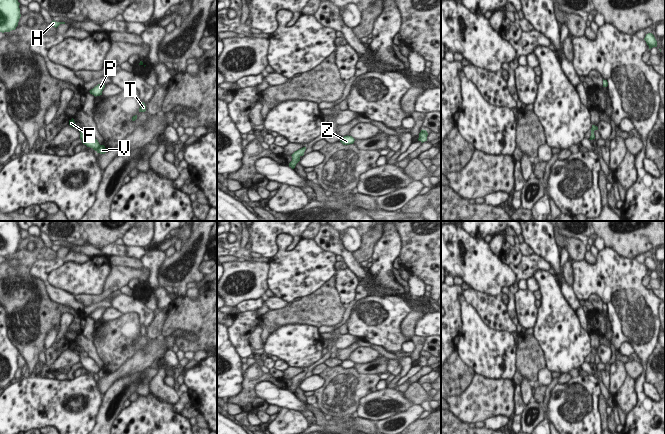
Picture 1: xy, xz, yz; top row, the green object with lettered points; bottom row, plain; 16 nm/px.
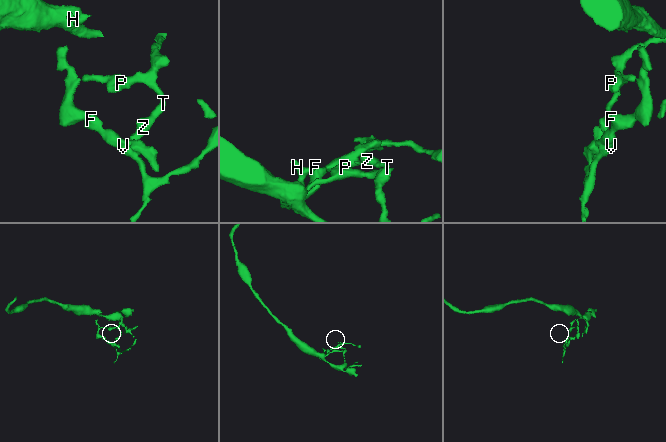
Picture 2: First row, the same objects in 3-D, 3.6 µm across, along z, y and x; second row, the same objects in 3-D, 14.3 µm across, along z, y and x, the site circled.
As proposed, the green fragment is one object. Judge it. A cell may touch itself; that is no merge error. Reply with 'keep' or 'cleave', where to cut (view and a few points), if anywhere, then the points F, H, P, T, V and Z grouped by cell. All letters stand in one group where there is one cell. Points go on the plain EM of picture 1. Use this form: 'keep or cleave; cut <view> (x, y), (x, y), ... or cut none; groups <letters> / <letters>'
keep; cut none; groups F H P T V Z

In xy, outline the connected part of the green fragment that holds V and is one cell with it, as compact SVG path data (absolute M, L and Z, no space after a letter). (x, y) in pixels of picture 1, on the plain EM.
M78 352L80 356L80 363L82 364L82 367L86 369L87 371L92 372L97 377L105 378L107 375L104 369L100 369L98 364L91 359L90 357L83 357L82 352Z

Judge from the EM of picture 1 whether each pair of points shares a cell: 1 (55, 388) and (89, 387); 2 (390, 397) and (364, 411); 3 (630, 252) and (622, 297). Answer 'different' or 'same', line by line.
1: same
2: same
3: different

